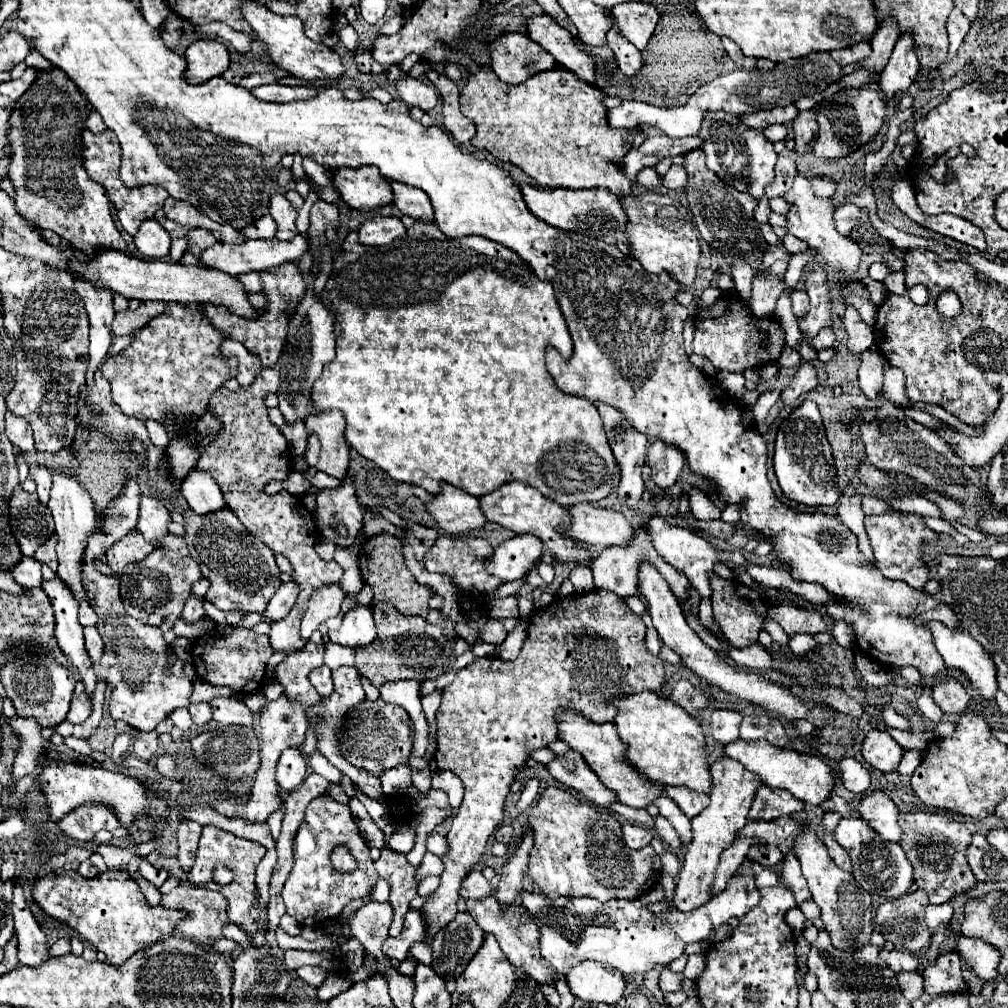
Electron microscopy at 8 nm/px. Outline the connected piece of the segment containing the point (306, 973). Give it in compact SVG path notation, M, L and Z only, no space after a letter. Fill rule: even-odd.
M301 966L295 972L303 982L307 982L313 988L319 988L323 984L323 980L327 978L327 972L323 968L317 968L317 966Z

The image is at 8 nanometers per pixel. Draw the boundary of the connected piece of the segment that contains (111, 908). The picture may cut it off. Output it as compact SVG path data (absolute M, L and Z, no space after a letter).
M77 870L49 874L31 884L31 894L45 916L79 932L95 950L105 952L109 964L123 964L131 954L173 936L177 922L185 916L185 910L149 906L127 872L103 872L95 878L85 878Z

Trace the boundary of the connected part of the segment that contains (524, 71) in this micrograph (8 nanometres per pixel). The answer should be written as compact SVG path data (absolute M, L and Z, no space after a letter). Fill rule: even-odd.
M521 32L499 36L491 44L491 58L495 74L507 84L521 84L525 78L557 66L555 58L547 50L533 42L529 34Z

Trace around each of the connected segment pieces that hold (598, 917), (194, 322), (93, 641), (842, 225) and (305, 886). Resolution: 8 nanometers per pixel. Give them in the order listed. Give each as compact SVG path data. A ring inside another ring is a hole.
M745 860L737 874L729 880L727 888L715 894L707 904L681 912L671 904L673 882L665 880L665 898L657 904L641 904L641 900L609 900L605 904L593 898L557 898L549 900L541 894L521 894L521 904L533 914L541 926L541 956L557 968L559 974L567 974L583 960L595 960L627 974L647 974L655 966L667 966L685 952L685 946L709 938L711 930L727 924L731 918L745 916L751 906L761 898L755 888L753 860Z
M169 304L163 314L153 318L149 324L145 324L141 330L137 330L135 340L121 350L117 356L111 356L105 360L101 372L111 382L111 396L113 402L127 414L139 420L153 418L157 422L163 422L165 414L173 414L175 418L189 418L189 416L201 416L207 408L209 396L219 390L225 380L233 378L237 374L237 364L223 360L221 354L217 354L217 346L225 340L225 334L209 326L209 320L193 308L183 308L179 304Z
M95 626L85 628L85 648L87 648L91 662L97 662L103 656L103 642L101 642L101 636L97 634Z
M855 204L837 208L833 214L833 222L835 222L835 228L847 236L859 224L859 208Z
M331 796L315 798L305 812L305 818L297 830L297 836L293 840L293 870L283 886L283 900L287 906L287 914L297 918L301 926L323 926L325 920L335 920L341 916L343 908L357 898L363 898L371 892L371 888L377 884L379 874L375 872L373 860L369 856L369 846L361 836L361 830L349 810L347 804L339 804ZM345 844L359 860L359 868L351 874L339 874L329 864L329 852L333 846Z

